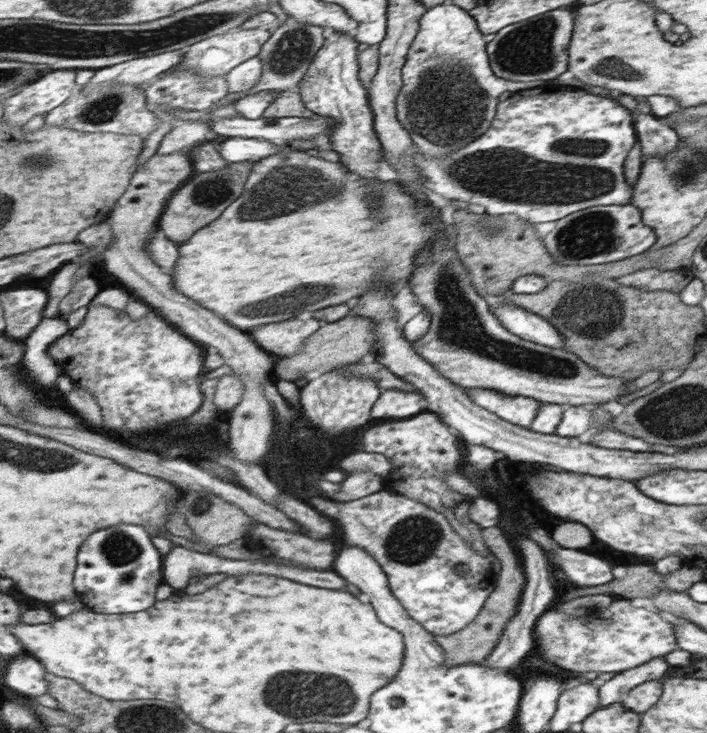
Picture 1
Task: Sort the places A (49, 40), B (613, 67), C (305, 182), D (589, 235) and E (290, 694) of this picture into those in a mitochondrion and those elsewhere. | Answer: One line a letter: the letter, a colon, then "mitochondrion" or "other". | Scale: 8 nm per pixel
A: mitochondrion
B: mitochondrion
C: mitochondrion
D: mitochondrion
E: mitochondrion

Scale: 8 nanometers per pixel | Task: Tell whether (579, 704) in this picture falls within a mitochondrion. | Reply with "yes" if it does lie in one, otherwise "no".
no

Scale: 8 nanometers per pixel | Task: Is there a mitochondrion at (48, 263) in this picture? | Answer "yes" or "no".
no

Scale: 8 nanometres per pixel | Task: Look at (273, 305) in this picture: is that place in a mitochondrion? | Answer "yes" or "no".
yes

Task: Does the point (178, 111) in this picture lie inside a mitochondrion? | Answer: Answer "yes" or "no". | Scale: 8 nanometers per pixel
no

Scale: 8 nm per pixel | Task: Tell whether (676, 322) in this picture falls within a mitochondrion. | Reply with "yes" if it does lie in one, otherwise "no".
no

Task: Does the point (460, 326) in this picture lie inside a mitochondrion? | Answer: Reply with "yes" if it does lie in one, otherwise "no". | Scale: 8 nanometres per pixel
yes

